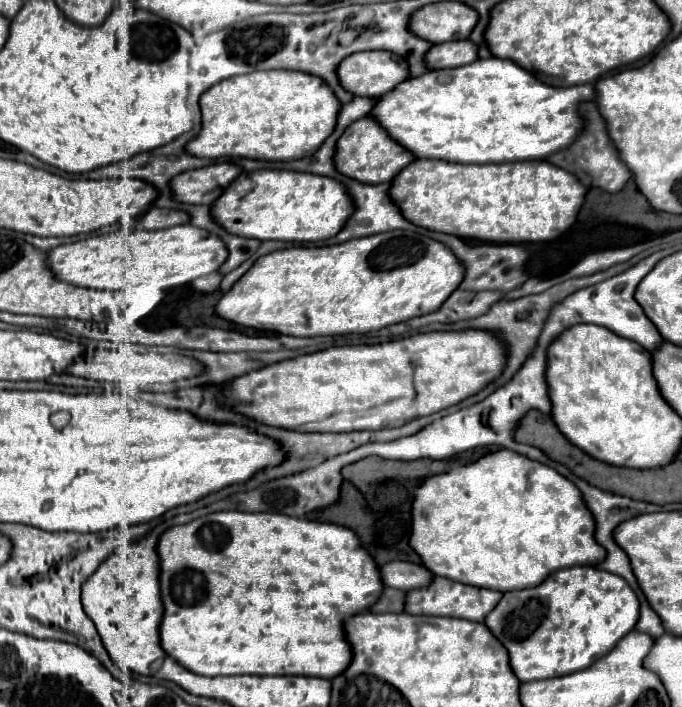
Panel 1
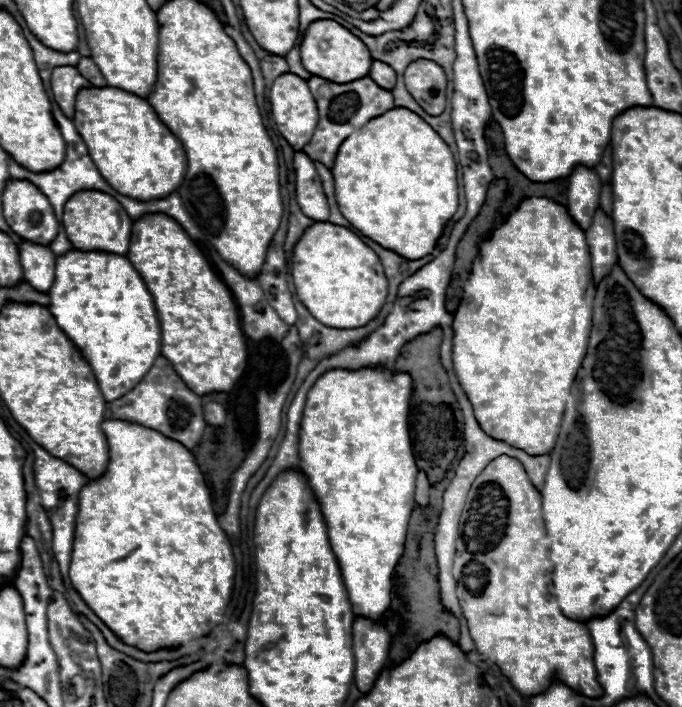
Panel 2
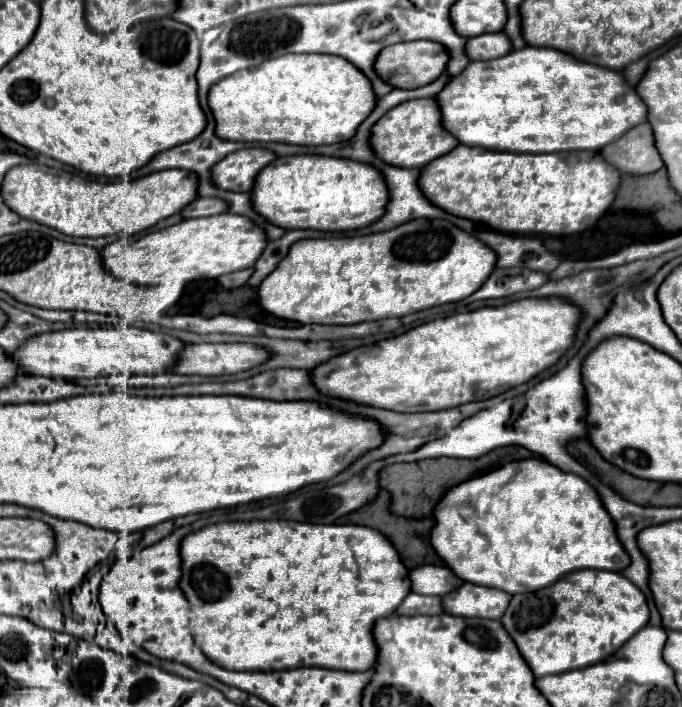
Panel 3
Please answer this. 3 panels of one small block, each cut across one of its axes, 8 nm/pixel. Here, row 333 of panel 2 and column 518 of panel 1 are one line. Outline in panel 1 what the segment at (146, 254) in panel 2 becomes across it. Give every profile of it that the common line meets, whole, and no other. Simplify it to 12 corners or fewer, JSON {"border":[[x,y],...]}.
{"border":[[418,158],[390,196],[480,242],[560,238],[586,188],[546,160]]}

